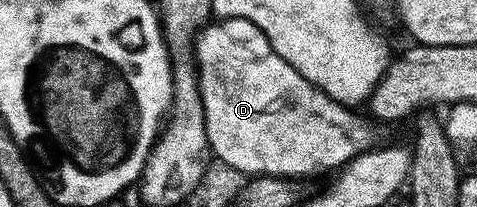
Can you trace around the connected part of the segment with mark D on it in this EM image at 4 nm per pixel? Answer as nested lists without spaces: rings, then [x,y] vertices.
[[[225,18],[206,25],[196,39],[194,56],[206,111],[207,137],[213,156],[223,166],[234,168],[247,177],[305,179],[325,170],[341,170],[358,156],[374,150],[379,142],[380,135],[369,118],[354,114],[357,112],[349,106],[310,84],[296,68],[277,55],[266,34],[253,21]]]

